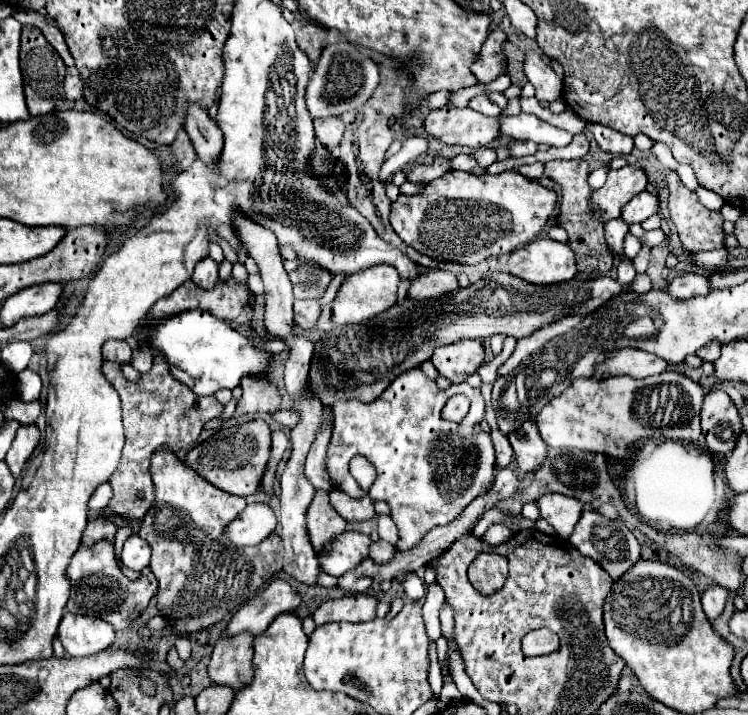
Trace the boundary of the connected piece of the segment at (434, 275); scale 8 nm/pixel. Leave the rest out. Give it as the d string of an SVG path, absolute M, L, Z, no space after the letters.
M429 270L411 284L407 296L417 300L433 300L433 298L445 298L449 294L455 294L457 290L459 284L455 274L445 270Z

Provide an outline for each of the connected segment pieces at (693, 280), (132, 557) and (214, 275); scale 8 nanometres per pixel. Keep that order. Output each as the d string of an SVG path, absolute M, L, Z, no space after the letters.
M689 272L689 274L681 274L681 276L673 278L667 284L667 292L671 294L671 298L687 300L687 298L693 298L693 296L709 294L709 282L707 282L705 276Z
M129 536L129 538L125 540L121 560L123 560L123 566L125 566L125 568L141 572L143 568L149 566L151 550L149 550L147 542L143 542L143 538L139 538L139 536Z
M205 258L201 260L197 266L195 266L195 272L193 272L193 278L191 278L199 288L203 290L211 290L217 280L219 280L219 266L215 260L211 258Z

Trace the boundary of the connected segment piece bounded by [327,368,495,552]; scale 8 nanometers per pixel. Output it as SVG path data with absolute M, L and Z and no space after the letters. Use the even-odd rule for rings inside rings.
M417 368L395 378L389 390L375 402L363 404L359 400L343 400L335 402L333 412L335 426L327 452L327 468L333 484L351 498L367 494L371 500L385 500L389 504L391 518L399 530L397 552L407 552L417 546L435 526L453 522L463 511L461 508L485 494L492 485L492 482L473 478L445 480L445 476L473 476L473 470L489 470L489 466L477 458L495 458L489 456L489 452L481 454L477 450L477 446L493 446L487 432L475 432L475 426L485 418L481 388L471 388L467 382L461 382L447 390L439 390L435 380ZM453 394L465 394L471 400L471 408L461 422L451 422L441 416L445 402ZM355 454L365 456L377 468L379 476L369 490L363 490L349 474L349 460Z

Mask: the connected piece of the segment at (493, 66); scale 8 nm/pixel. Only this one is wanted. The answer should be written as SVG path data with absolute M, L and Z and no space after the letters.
M499 28L489 32L481 52L477 54L477 60L471 64L471 72L477 76L479 82L491 82L501 74L503 58L505 58L501 44L505 42L505 38L507 38L505 32Z

